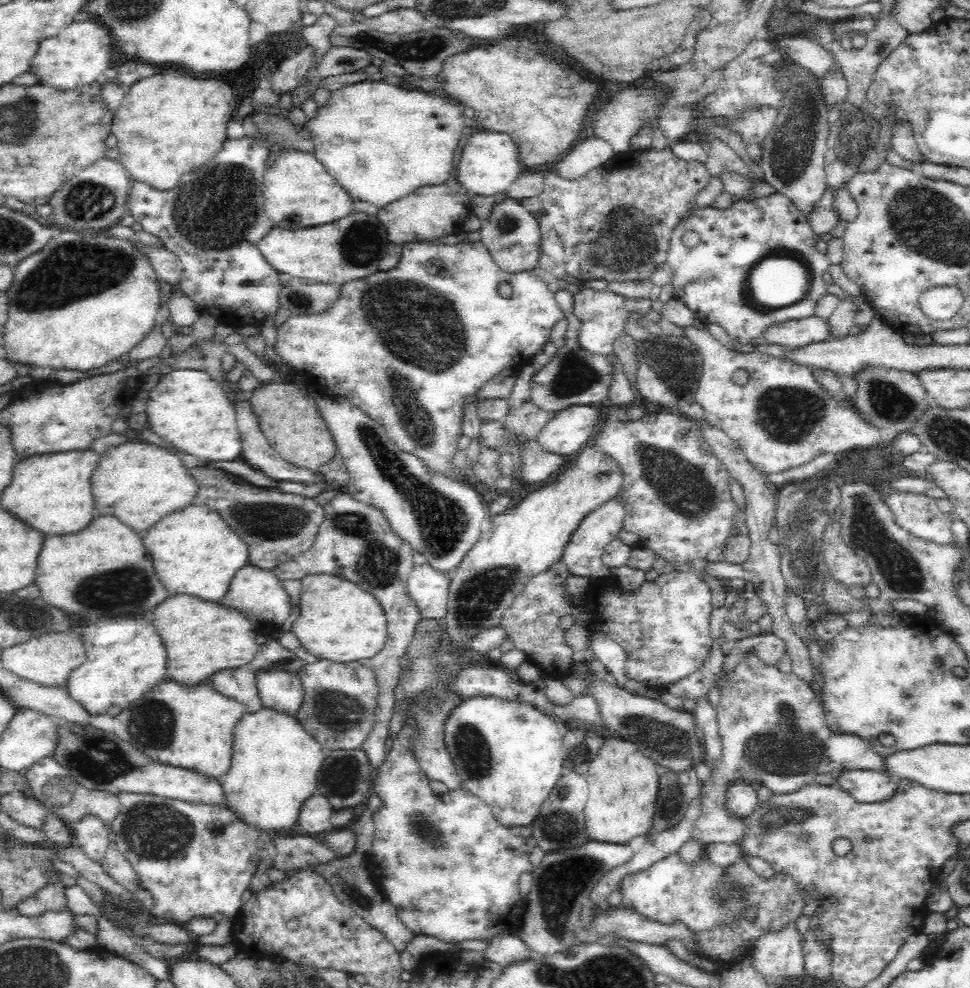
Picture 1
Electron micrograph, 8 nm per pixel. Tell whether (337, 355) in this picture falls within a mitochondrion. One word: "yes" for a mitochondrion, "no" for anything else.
no

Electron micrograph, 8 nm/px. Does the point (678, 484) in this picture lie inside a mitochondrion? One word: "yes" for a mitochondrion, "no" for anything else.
yes

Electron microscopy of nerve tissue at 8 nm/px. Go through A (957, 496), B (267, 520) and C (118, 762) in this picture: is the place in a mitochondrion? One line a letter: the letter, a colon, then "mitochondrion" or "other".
A: other
B: mitochondrion
C: mitochondrion

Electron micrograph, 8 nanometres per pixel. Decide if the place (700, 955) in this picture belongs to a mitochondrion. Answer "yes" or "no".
no

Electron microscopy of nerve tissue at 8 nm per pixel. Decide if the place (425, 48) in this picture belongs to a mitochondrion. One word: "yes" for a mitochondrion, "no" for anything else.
yes

